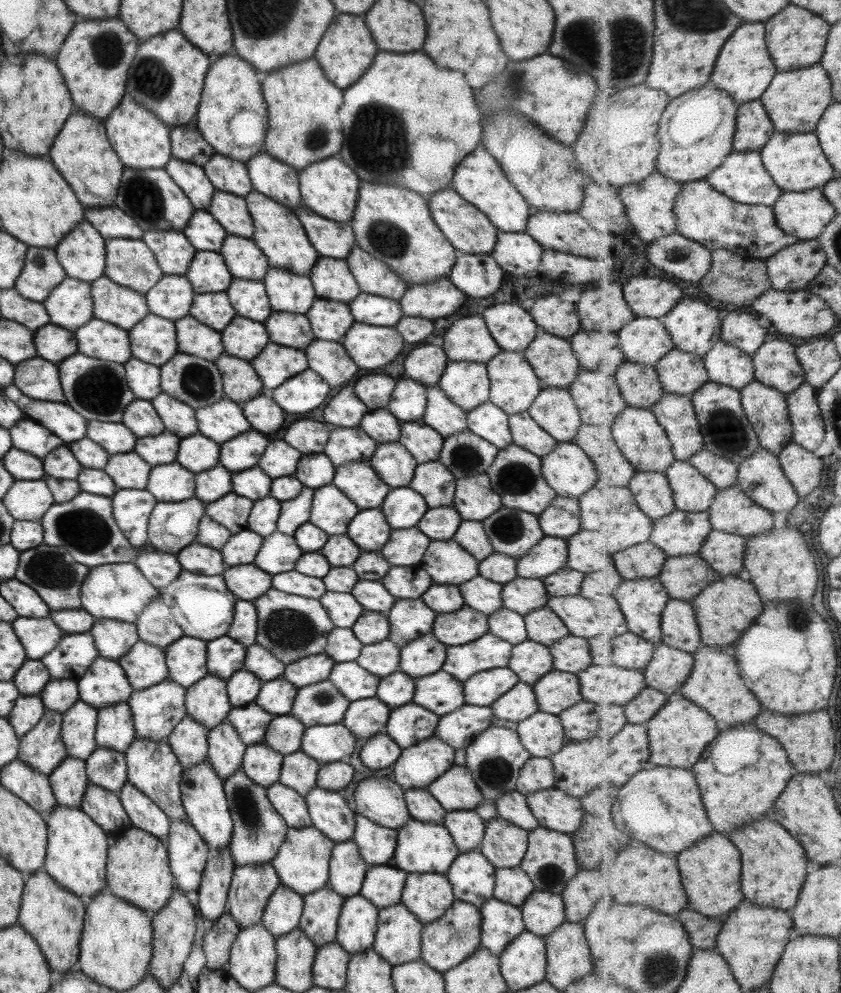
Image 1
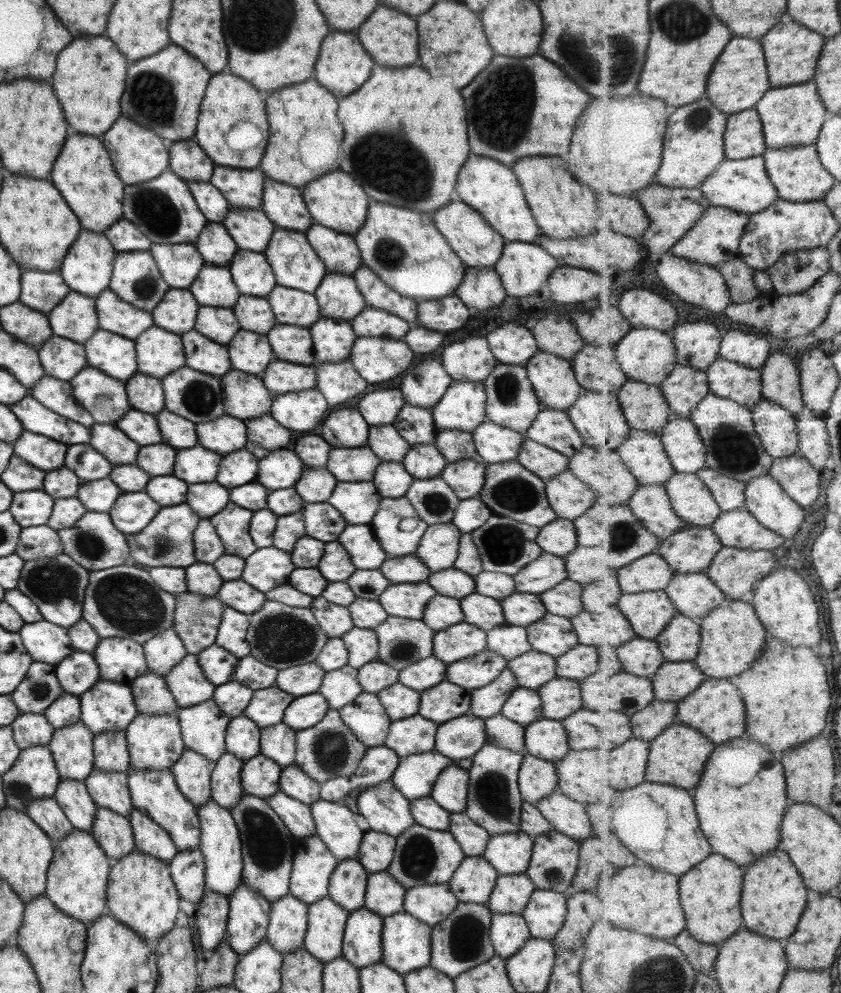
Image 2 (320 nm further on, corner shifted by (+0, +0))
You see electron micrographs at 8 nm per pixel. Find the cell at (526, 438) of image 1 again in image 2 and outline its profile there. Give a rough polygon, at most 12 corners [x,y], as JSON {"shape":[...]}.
{"shape":[[524,437],[516,461],[542,481],[568,458]]}

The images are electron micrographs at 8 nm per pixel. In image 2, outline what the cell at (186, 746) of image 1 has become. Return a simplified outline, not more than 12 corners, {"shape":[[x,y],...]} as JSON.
{"shape":[[185,748],[169,768],[196,808],[210,800],[211,765]]}

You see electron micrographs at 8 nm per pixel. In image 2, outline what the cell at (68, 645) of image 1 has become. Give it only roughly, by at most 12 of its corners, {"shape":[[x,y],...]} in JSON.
{"shape":[[74,649],[54,665],[61,691],[76,697],[100,680],[93,655]]}

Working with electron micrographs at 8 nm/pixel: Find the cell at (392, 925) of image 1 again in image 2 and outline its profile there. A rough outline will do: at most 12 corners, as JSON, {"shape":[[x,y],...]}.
{"shape":[[383,917],[380,962],[402,977],[430,963],[427,924]]}

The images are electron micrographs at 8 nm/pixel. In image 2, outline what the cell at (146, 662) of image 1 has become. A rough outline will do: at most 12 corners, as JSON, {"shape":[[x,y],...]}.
{"shape":[[148,669],[128,686],[139,714],[178,711],[164,678]]}

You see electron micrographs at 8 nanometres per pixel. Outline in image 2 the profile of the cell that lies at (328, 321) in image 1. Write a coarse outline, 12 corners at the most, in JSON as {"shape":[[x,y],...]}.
{"shape":[[319,317],[309,328],[312,366],[348,358],[349,321]]}

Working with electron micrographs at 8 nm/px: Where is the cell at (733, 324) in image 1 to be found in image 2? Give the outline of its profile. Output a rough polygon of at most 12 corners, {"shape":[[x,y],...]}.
{"shape":[[726,332],[720,358],[763,370],[771,355],[768,338]]}

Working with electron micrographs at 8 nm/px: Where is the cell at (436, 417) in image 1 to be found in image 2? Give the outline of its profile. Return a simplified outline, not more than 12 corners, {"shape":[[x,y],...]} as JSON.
{"shape":[[436,430],[433,444],[447,463],[471,459],[472,434]]}

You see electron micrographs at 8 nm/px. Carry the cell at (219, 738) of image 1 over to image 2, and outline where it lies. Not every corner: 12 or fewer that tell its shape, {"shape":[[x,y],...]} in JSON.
{"shape":[[224,752],[211,765],[210,800],[229,811],[240,799],[243,761]]}

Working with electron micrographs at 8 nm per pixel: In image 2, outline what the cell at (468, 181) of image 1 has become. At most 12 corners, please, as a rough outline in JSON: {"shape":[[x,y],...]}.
{"shape":[[470,154],[454,196],[505,241],[539,234],[510,167]]}

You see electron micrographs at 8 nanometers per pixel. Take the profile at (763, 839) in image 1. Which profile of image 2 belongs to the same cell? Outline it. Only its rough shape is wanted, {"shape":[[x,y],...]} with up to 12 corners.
{"shape":[[787,852],[763,856],[742,888],[744,925],[786,941],[807,885]]}

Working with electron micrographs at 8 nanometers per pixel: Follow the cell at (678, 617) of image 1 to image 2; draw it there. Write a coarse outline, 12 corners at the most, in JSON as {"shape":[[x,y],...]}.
{"shape":[[679,613],[657,642],[667,661],[695,661],[699,621]]}

